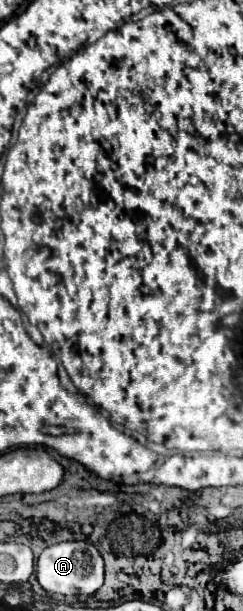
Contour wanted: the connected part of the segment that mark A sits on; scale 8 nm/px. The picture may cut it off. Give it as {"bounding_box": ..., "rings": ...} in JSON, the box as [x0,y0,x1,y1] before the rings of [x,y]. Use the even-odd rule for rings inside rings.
{"bounding_box":[36,541,105,595],"rings":[[[66,541],[46,547],[36,561],[36,577],[44,591],[60,595],[92,595],[104,583],[105,566],[98,549],[86,541]]]}

